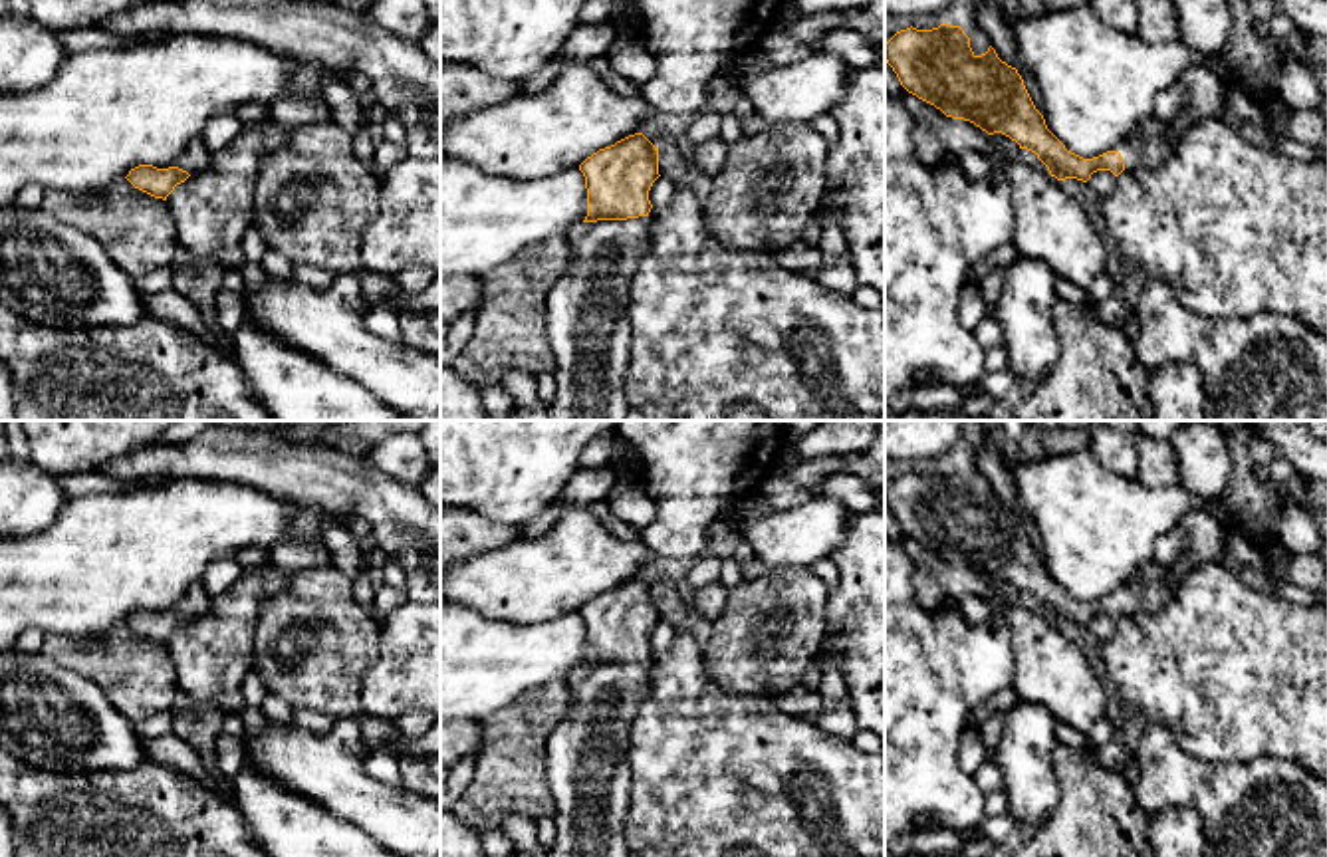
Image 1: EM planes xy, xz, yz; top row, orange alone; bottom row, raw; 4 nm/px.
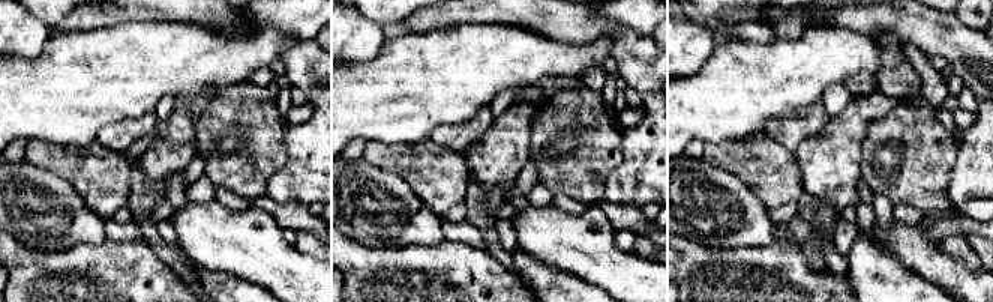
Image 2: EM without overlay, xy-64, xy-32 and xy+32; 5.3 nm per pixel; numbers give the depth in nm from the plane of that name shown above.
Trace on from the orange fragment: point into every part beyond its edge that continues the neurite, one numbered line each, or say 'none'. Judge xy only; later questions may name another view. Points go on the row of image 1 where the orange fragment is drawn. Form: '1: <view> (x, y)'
1: xy (195, 155)

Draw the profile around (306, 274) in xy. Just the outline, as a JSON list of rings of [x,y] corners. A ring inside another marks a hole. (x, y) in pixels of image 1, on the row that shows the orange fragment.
[[[294,264],[294,280],[313,288],[313,290],[327,290],[333,284],[333,276],[321,268],[309,264]]]

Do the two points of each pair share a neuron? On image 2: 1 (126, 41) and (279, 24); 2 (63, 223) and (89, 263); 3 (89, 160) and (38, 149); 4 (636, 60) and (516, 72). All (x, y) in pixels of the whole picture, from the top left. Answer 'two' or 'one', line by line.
1: one
2: two
3: one
4: two

